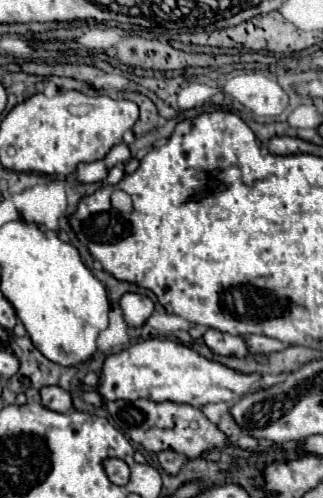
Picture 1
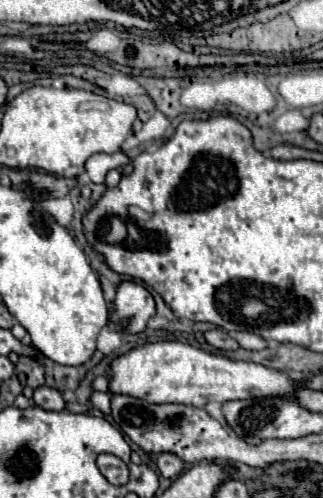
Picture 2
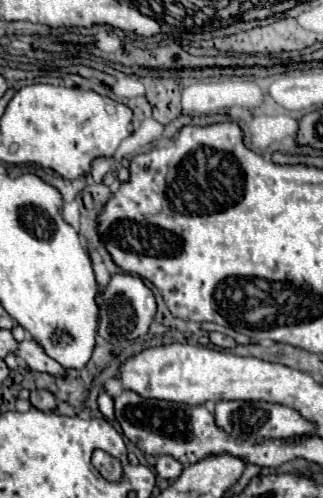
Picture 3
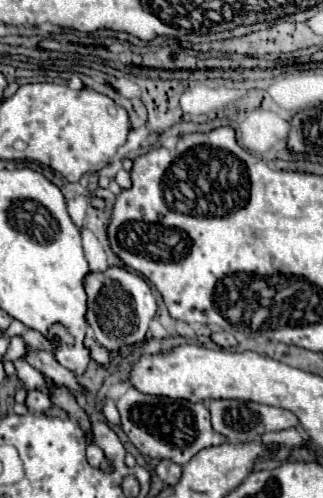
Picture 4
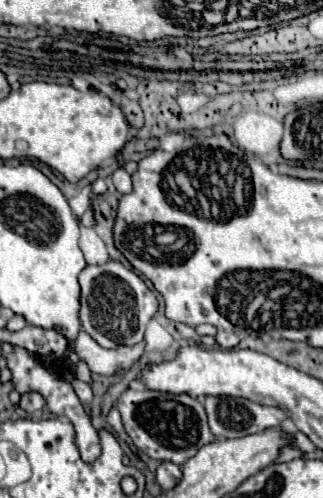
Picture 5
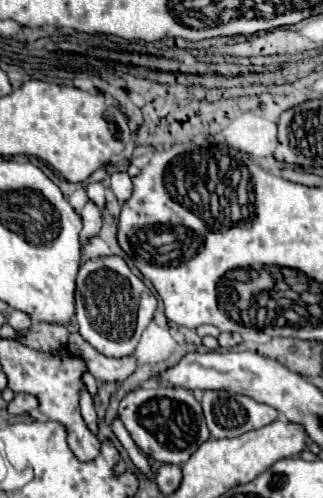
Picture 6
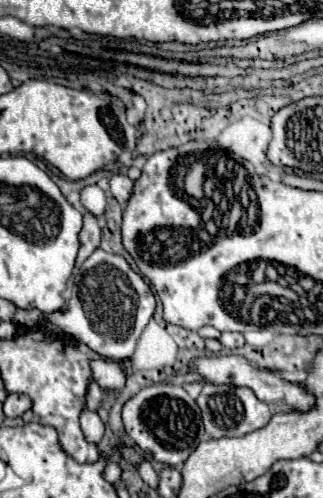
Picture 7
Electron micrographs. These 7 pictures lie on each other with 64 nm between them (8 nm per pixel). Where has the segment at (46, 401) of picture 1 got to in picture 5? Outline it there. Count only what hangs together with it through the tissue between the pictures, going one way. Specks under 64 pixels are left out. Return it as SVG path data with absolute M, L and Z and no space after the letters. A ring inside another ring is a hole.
M28 392L28 394L22 394L18 406L26 412L36 412L36 410L42 410L44 408L44 398L36 392Z

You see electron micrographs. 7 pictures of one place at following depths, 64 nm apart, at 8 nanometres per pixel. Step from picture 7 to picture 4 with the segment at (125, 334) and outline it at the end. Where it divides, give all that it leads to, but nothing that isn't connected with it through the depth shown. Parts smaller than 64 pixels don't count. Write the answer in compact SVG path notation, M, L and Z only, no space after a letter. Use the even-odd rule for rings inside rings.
M110 266L104 272L88 272L84 276L84 290L88 296L86 322L90 324L96 340L104 348L112 350L124 344L136 344L144 340L148 324L158 310L156 298L152 296L152 290L144 282L144 278L136 276L126 268Z

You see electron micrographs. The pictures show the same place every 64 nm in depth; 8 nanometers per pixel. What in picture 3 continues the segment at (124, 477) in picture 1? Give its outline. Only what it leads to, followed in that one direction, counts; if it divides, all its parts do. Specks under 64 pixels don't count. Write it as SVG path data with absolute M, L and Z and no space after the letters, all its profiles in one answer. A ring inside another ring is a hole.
M94 450L92 452L92 464L94 468L106 478L106 480L120 480L122 476L122 468L120 462L114 456L108 456L102 450Z

